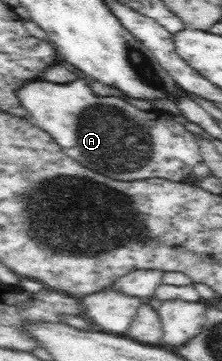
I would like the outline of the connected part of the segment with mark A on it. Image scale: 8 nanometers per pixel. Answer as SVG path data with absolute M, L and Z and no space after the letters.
M76 78L64 83L35 79L34 86L26 86L26 94L22 94L20 105L30 114L30 120L60 144L70 158L116 180L130 182L165 178L182 183L192 173L192 166L202 158L194 133L173 119L172 115L164 111L140 110L115 96L96 96L84 79Z

